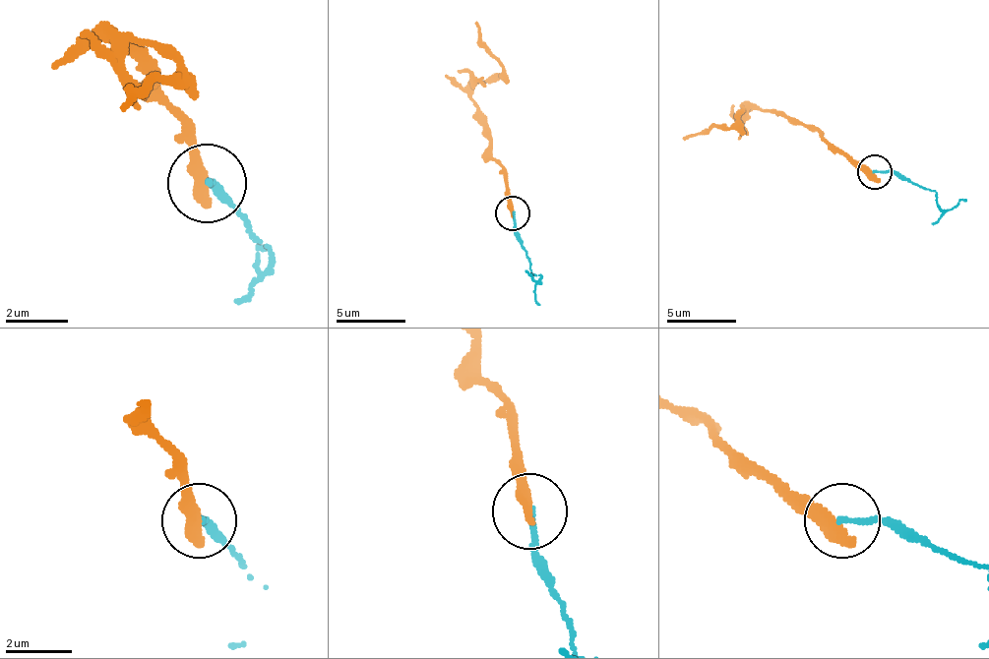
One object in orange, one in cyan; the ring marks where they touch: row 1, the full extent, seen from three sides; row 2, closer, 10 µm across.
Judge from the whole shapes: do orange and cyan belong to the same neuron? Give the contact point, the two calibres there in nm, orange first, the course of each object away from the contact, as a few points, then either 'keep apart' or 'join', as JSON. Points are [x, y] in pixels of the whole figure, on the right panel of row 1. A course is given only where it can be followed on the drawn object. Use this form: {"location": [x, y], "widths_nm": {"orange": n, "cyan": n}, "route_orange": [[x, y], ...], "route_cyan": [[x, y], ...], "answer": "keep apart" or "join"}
{"location": [874, 171], "widths_nm": {"orange": 360, "cyan": 180}, "route_orange": [[874, 172], [856, 169], [815, 128], [790, 124], [780, 113], [756, 106], [746, 110], [728, 128], [683, 138]], "route_cyan": [[874, 172], [897, 172], [932, 190], [943, 210], [966, 200]], "answer": "keep apart"}

